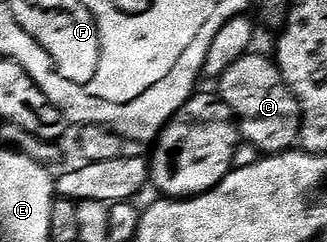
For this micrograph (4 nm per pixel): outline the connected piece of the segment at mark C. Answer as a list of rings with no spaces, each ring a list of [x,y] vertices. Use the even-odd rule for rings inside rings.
[[[250,51],[240,57],[219,79],[219,96],[231,107],[239,122],[239,133],[248,144],[257,148],[258,154],[272,155],[290,152],[301,135],[301,104],[287,87],[276,60],[260,57]]]

